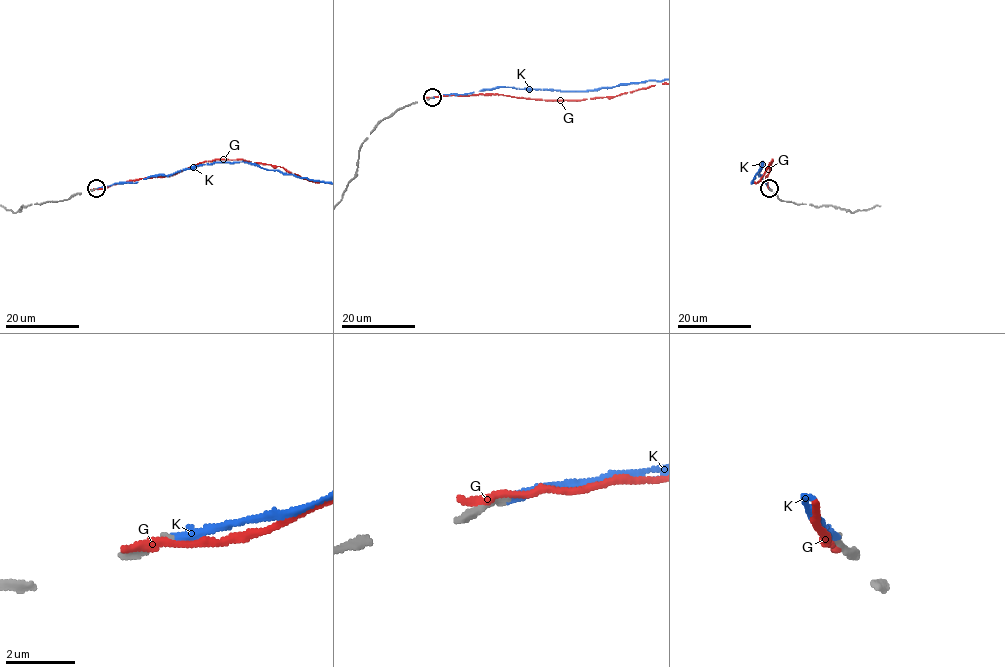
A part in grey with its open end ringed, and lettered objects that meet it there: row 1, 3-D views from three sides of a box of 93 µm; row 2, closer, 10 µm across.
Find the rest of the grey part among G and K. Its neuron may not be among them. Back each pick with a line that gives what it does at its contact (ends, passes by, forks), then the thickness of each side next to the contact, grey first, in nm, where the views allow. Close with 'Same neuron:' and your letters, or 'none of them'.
K: it ends | 200/240 nm
Same neuron: K

